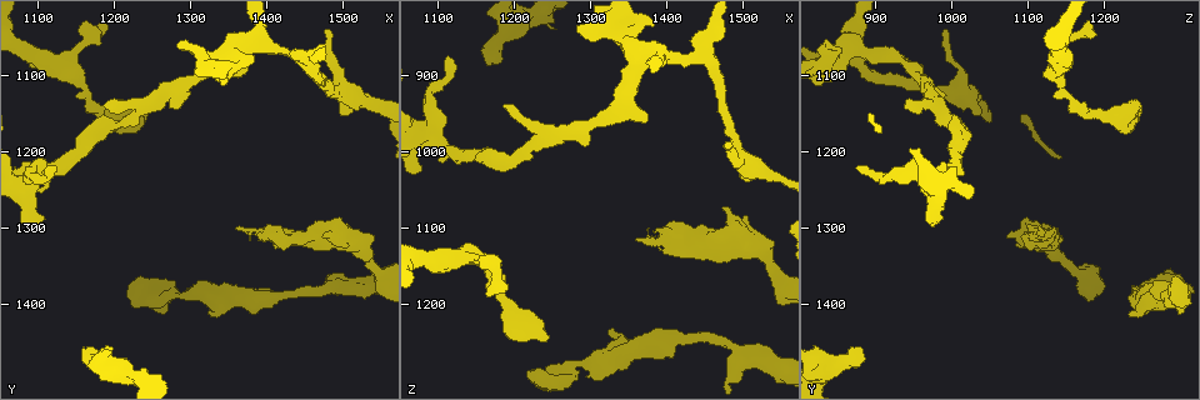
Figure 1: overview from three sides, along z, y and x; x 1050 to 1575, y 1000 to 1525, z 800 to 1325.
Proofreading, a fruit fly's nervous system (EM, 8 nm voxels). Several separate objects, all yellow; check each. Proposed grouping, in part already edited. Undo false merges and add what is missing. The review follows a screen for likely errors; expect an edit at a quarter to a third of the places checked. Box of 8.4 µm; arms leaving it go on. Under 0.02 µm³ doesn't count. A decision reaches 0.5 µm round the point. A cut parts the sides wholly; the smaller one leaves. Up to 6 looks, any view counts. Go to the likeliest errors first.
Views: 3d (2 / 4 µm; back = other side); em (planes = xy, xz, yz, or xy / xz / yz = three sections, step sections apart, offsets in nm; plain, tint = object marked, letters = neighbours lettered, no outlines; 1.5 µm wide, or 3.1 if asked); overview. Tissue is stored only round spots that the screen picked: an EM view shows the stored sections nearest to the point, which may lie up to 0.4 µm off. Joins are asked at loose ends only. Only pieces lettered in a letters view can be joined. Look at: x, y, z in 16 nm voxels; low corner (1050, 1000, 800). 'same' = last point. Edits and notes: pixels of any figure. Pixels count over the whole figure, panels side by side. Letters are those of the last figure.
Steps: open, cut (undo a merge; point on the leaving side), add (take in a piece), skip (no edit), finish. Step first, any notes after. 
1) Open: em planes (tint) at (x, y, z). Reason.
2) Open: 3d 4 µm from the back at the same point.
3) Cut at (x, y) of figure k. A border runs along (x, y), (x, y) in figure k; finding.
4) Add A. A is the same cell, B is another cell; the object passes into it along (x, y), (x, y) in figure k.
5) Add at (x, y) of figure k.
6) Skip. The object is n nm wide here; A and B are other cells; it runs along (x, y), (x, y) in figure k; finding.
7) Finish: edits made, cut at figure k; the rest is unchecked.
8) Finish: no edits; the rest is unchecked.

Open: 3d 2 µm at (1505, 1320, 1080). An open end.

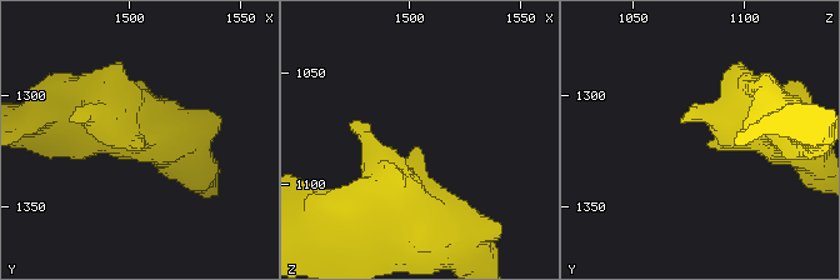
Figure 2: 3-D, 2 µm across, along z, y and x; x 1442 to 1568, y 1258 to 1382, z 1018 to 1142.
Open: em yz step 8 (letters) at (1504, 1322, 1085). Need the tissue.

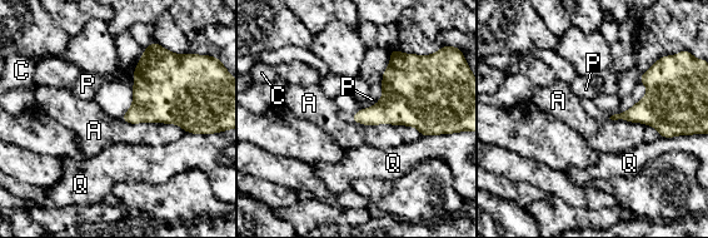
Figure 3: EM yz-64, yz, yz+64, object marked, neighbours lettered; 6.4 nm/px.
Open: em planes (letters) at the same point. Another direction.

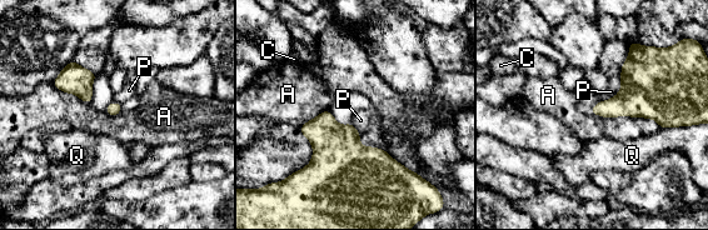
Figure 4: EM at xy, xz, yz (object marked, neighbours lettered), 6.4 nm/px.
Skip. A, C, P and Q are other cells; a border runs along (328, 109), (294, 171) in figure 4; none of them fits.

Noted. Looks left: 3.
Open: em planes (letters) at (1165, 1455, 880). An open end.

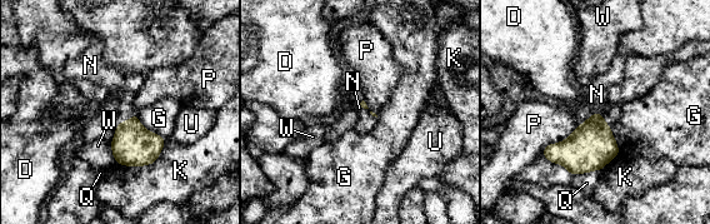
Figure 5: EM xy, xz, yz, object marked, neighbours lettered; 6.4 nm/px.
Add N. N is the same cell, D, G, K, P, Q, U and W are other cells; the object passes into it along (591, 145), (596, 113), (596, 94) in figure 5; it goes on there.

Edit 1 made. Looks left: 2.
Finish: edits made, add at figure 5; the rest is unchecked.

